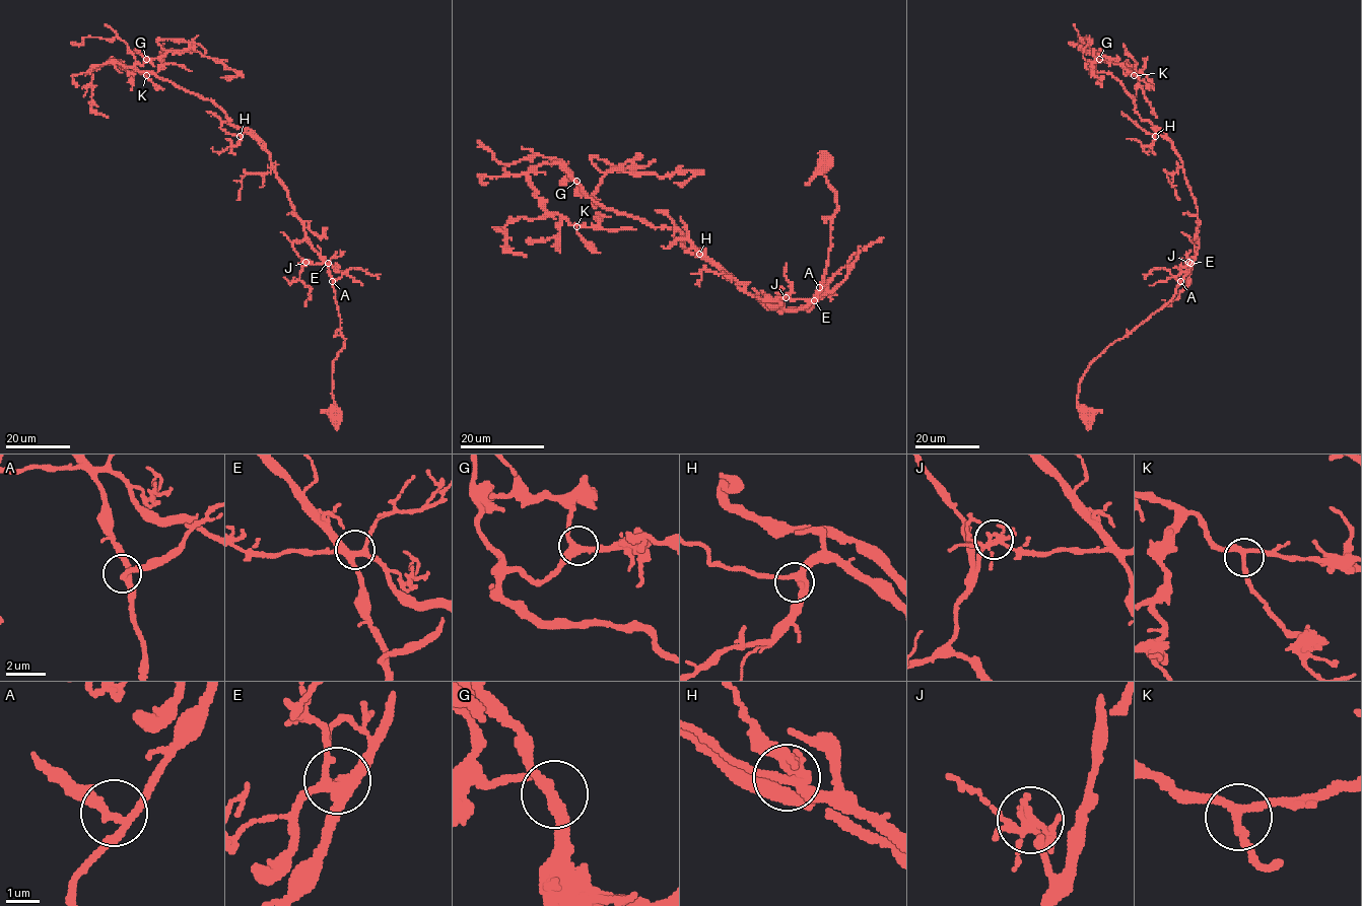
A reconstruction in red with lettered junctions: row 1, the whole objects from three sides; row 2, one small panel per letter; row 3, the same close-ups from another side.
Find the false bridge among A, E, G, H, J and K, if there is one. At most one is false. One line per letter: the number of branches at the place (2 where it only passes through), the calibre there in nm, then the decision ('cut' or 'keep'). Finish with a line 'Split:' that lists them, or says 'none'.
A: 3 | 200 nm | keep
E: 5 | 280 nm | keep
G: 3 | 280 nm | keep
H: 4 | 260 nm | keep
J: 5 | 240 nm | cut
K: 3 | 220 nm | keep
Split: J

